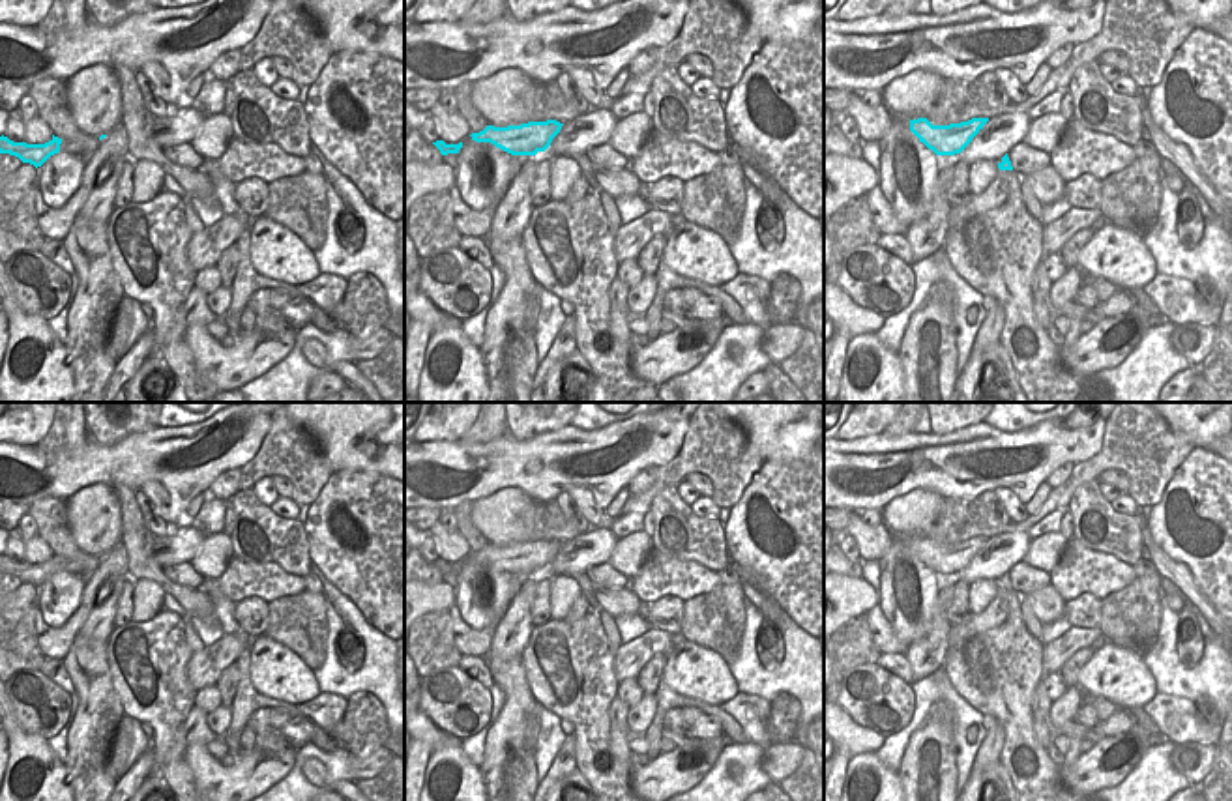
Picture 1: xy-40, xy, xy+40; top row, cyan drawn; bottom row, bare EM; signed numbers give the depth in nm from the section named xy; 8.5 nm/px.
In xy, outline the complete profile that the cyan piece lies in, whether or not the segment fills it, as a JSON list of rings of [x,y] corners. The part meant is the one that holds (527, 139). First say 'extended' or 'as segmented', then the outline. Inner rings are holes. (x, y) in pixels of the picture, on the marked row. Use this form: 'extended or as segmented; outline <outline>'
as segmented; outline [[[556,120],[528,122],[521,125],[494,127],[487,125],[479,133],[472,133],[476,142],[491,142],[511,155],[535,155],[545,152],[564,124]]]

